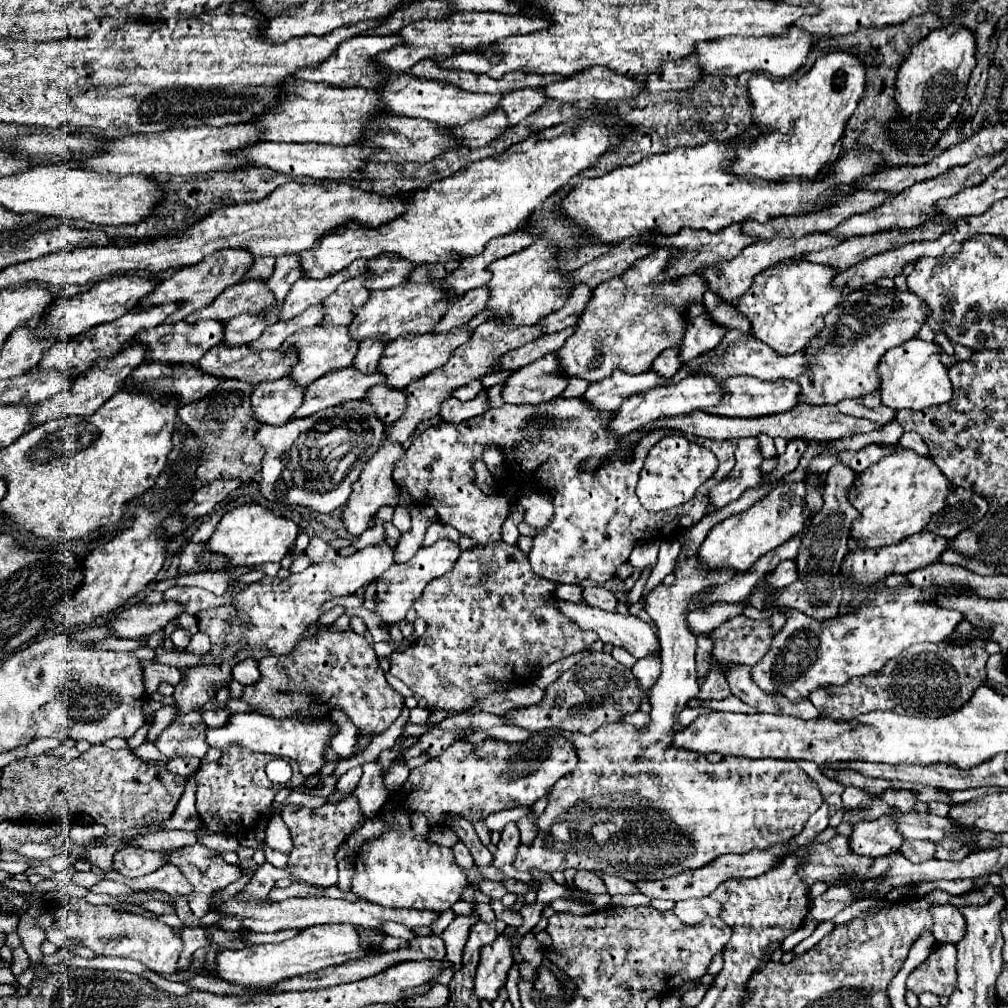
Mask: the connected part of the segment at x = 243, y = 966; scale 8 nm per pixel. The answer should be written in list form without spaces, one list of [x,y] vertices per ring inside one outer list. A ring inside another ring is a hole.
[[[311,926],[311,930],[301,930],[295,938],[281,944],[263,944],[263,946],[245,946],[243,950],[223,950],[217,954],[217,978],[241,984],[245,988],[273,988],[275,982],[285,980],[289,976],[303,976],[309,972],[317,972],[329,966],[341,966],[345,962],[353,962],[355,958],[363,958],[369,954],[387,954],[399,948],[405,948],[409,942],[403,938],[385,936],[379,948],[363,950],[359,946],[361,936],[355,926]]]

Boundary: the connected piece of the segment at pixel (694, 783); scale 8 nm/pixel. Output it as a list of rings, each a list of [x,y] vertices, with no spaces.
[[[693,558],[683,564],[681,568],[675,570],[675,584],[673,586],[665,586],[665,584],[659,584],[655,586],[653,590],[649,590],[647,594],[643,594],[643,610],[649,614],[649,618],[657,624],[657,634],[659,634],[659,642],[661,642],[661,676],[659,680],[655,682],[655,686],[651,688],[651,722],[649,726],[645,728],[635,728],[635,726],[621,726],[619,722],[615,726],[601,726],[599,730],[595,730],[593,734],[579,734],[579,732],[565,732],[565,730],[557,730],[557,728],[547,728],[547,730],[541,730],[537,734],[541,734],[543,738],[551,738],[551,736],[557,736],[559,732],[563,734],[563,738],[567,738],[575,750],[577,750],[577,758],[579,758],[579,764],[577,768],[563,776],[561,780],[557,780],[557,784],[553,786],[551,794],[549,794],[549,804],[545,808],[545,812],[541,814],[539,818],[539,834],[537,838],[533,840],[531,846],[521,846],[519,852],[517,852],[517,858],[515,858],[515,868],[517,870],[531,870],[531,868],[539,868],[539,870],[545,870],[545,872],[563,872],[565,868],[575,868],[575,870],[601,870],[605,874],[613,874],[613,876],[621,876],[625,880],[631,880],[631,882],[639,882],[639,880],[659,880],[659,878],[669,878],[673,876],[675,872],[683,872],[683,870],[695,870],[699,866],[705,866],[707,862],[715,860],[719,854],[741,854],[743,850],[753,850],[753,848],[767,848],[767,846],[773,846],[775,842],[783,842],[783,838],[793,838],[795,834],[799,834],[805,826],[805,822],[809,820],[809,816],[821,806],[823,802],[823,794],[821,790],[817,788],[817,782],[811,780],[799,766],[797,762],[793,760],[771,760],[771,758],[765,758],[765,760],[751,760],[751,758],[723,758],[721,762],[717,764],[709,764],[705,760],[703,754],[691,754],[689,750],[675,750],[671,748],[671,734],[675,732],[673,730],[673,724],[675,724],[675,716],[685,708],[687,700],[689,698],[695,698],[699,694],[699,684],[697,684],[697,668],[695,668],[695,650],[697,650],[697,636],[691,634],[691,628],[687,624],[687,606],[693,598],[695,592],[703,590],[705,586],[713,586],[713,584],[725,584],[733,574],[731,570],[723,570],[723,574],[715,574],[715,570],[709,570],[707,576],[705,576],[705,568],[703,566],[697,566],[697,562],[693,562]]]

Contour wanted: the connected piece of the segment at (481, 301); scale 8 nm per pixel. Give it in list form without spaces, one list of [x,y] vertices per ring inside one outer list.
[[[473,288],[469,290],[463,298],[455,300],[455,306],[451,306],[451,310],[447,310],[447,314],[443,316],[443,322],[439,322],[439,326],[435,326],[435,332],[447,332],[457,328],[459,324],[467,324],[475,314],[479,314],[485,304],[489,300],[489,288]]]

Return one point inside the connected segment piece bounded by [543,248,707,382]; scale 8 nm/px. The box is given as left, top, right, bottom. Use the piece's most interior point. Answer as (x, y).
(631, 320)

